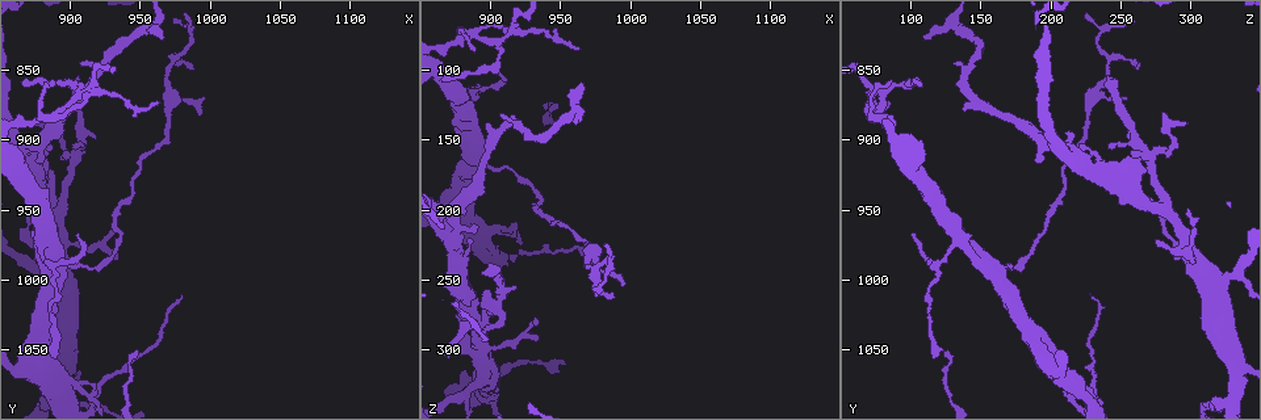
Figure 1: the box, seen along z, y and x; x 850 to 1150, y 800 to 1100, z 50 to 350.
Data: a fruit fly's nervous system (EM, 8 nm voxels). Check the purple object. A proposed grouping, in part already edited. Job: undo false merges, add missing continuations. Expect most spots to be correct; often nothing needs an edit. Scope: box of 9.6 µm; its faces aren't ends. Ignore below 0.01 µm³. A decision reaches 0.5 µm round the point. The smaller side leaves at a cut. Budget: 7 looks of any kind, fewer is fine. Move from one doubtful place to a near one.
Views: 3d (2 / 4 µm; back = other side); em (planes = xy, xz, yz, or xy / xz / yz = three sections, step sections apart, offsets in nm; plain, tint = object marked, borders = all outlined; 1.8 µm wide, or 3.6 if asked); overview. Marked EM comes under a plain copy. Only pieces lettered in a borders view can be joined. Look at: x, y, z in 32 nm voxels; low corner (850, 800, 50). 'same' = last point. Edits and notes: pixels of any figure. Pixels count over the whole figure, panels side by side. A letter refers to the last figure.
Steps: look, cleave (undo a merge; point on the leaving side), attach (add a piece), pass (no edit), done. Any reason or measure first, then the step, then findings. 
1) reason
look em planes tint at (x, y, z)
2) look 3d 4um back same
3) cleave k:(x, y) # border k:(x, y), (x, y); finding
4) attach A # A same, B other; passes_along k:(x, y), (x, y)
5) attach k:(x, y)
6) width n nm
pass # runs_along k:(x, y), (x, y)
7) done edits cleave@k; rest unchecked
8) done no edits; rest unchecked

branch stops here
look 3d 4um at (894, 856, 246)

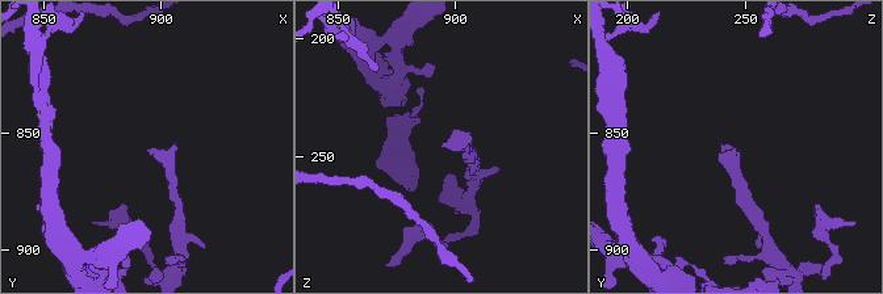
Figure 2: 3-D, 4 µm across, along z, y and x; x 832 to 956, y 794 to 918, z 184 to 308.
shape alone is not enough
look em xy step 4 borders at (894, 856, 246)

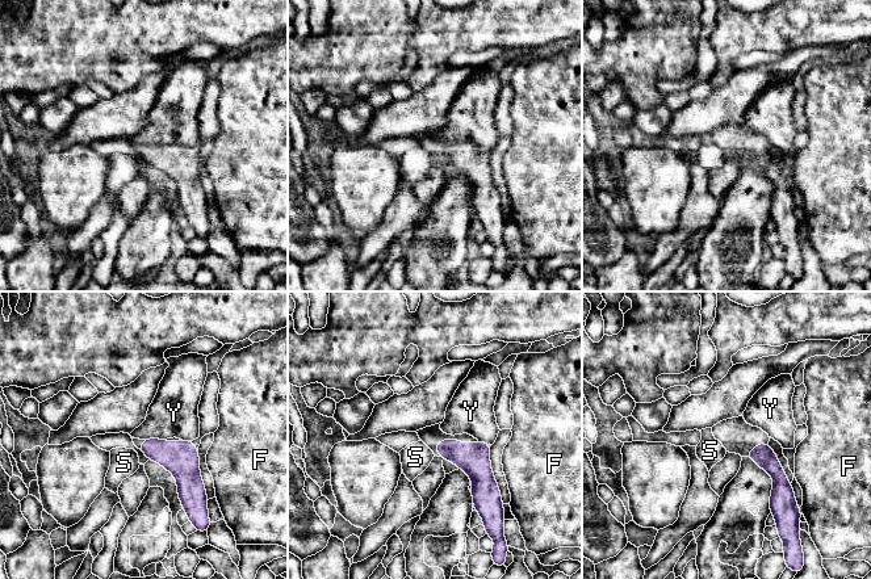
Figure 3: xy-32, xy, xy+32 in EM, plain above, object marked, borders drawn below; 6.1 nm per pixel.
pass # F other, S other, Y other; border 3:(160, 439), (145, 440); no lettered piece goes on from it

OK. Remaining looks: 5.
looks like a crossing
look 3d 4um at (890, 980, 298)

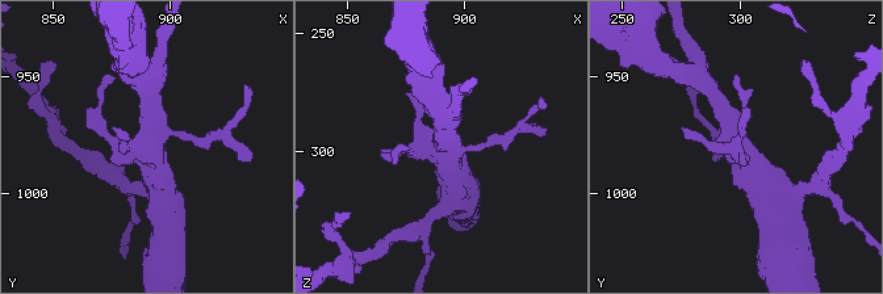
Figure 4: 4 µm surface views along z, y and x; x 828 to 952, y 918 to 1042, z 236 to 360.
look em planes borders at (891, 979, 299)

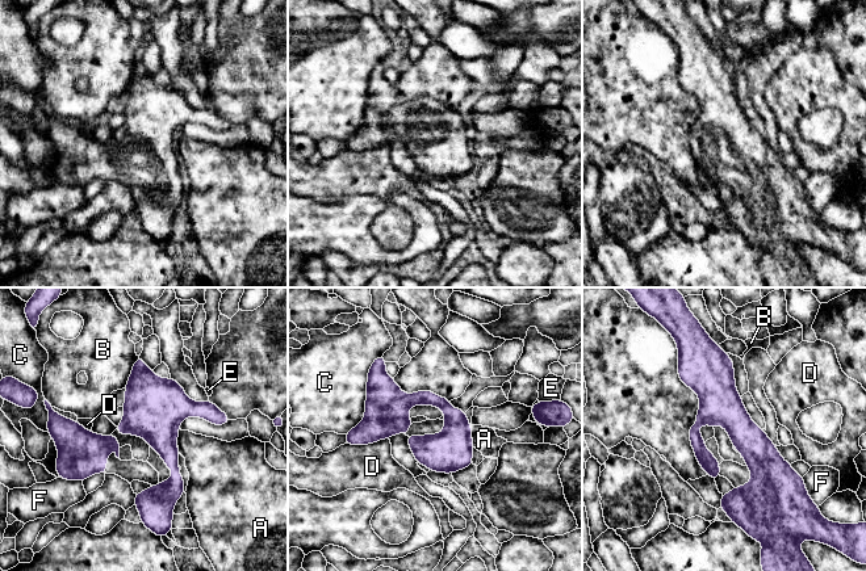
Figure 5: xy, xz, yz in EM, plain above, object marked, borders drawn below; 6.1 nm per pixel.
longest_contact C 400 nm
pass # A other, B other, C other, D other, E other, F other; runs_along 5:(723, 356), (723, 406), (760, 453), (736, 513); one neuron here

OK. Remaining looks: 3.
look em yz step 16 tint at (906, 870, 78)

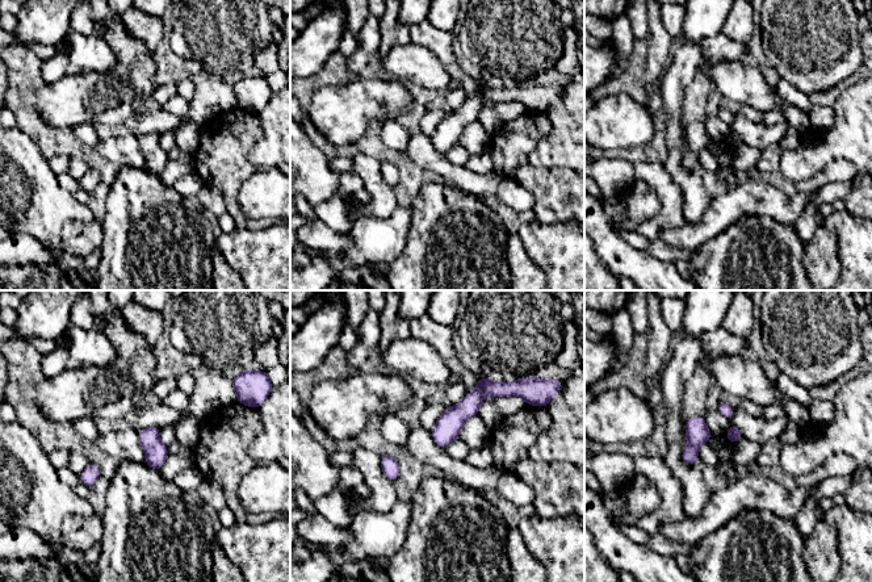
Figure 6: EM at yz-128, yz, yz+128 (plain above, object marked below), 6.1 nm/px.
look em planes borders same

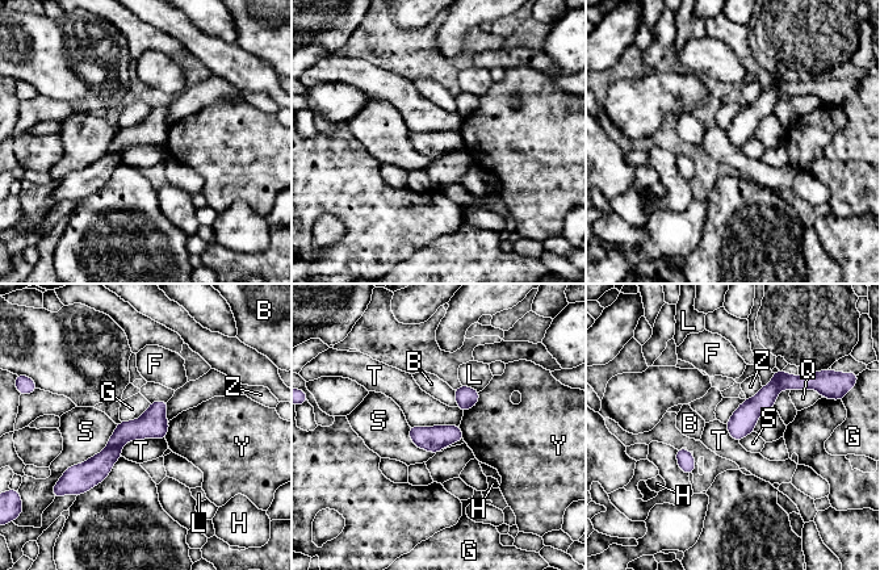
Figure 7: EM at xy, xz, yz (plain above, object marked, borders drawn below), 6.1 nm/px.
width 160 nm
pass # B other, F other, G other, H other, L other, Q other, S other, T other, Y other, Z other; border 7:(164, 438), (128, 440), (121, 456); all the same neuron

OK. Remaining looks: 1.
done no edits; rest unchecked

